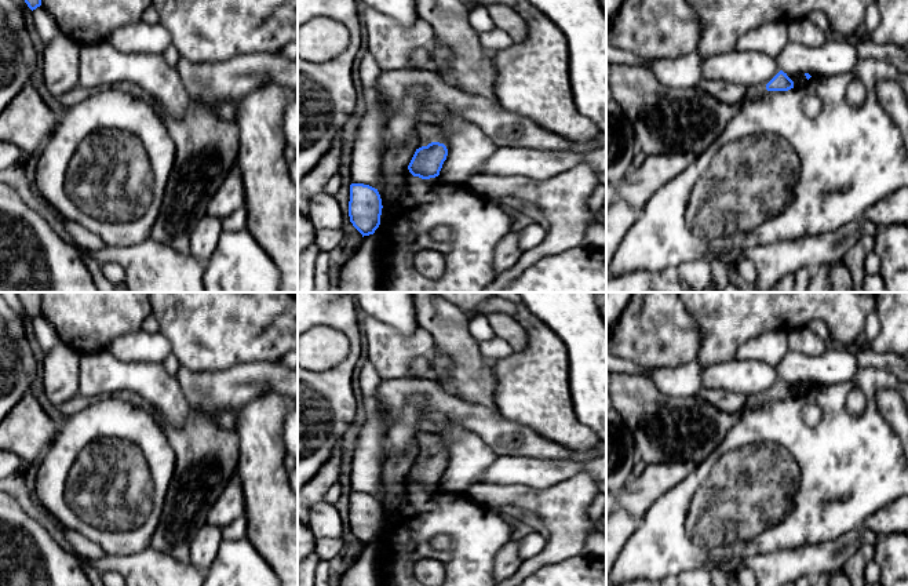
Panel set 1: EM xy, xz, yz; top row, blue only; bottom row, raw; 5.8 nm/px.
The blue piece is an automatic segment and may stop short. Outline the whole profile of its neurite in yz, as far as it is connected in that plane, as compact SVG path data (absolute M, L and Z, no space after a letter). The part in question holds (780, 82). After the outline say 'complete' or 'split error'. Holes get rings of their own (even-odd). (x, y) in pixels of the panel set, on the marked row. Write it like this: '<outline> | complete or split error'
M606 62L606 81L612 88L612 99L617 102L634 127L637 148L648 156L688 153L696 159L701 156L725 131L732 119L741 109L744 101L755 99L767 91L788 91L794 81L780 70L766 85L747 88L745 98L739 103L723 103L707 94L699 85L686 88L671 88L659 81L646 65L624 65Z | split error

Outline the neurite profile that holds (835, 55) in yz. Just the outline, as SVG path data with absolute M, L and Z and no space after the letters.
M828 36L823 43L788 41L776 59L787 74L809 73L816 77L852 73L858 55L853 39Z

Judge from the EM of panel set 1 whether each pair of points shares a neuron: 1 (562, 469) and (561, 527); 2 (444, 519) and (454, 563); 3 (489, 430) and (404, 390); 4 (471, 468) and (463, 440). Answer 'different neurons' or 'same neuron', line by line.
1: different neurons
2: same neuron
3: same neuron
4: same neuron

